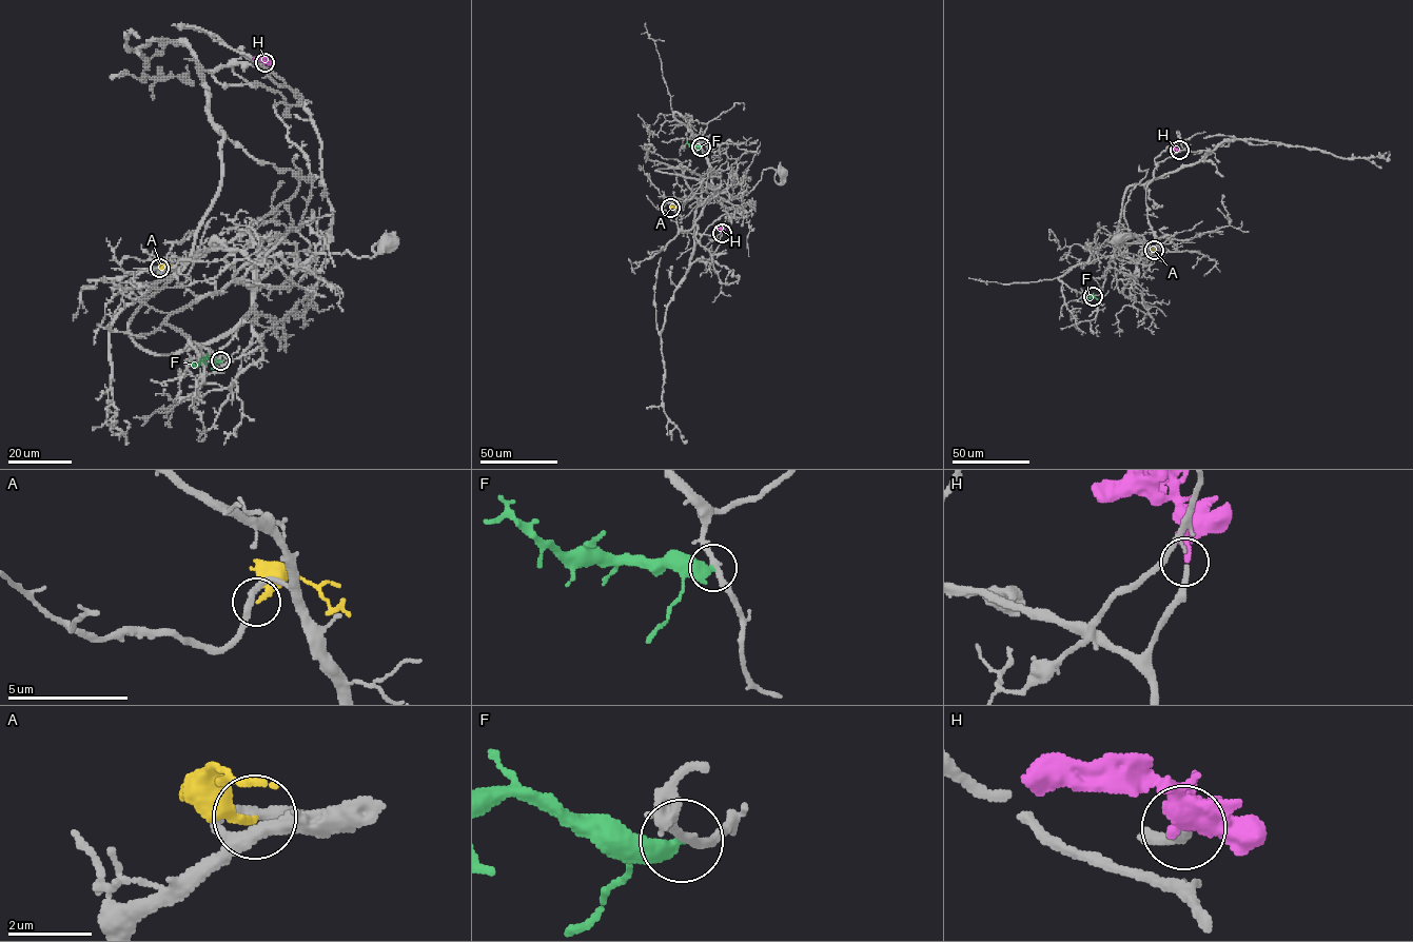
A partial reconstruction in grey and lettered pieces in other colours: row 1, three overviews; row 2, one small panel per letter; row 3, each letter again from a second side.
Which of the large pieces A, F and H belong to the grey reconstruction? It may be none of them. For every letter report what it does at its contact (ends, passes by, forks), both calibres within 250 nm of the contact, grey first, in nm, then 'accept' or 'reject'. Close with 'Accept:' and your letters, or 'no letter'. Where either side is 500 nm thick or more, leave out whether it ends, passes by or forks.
A: it ends | 280/220 nm | reject
F: it ends | 200/460 nm | reject
H: it ends | 150/240 nm | accept
Accept: H

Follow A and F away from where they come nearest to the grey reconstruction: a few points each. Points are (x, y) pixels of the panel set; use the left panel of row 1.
A: (159, 268), (172, 265)
F: (220, 360), (203, 357), (195, 366), (191, 361)

